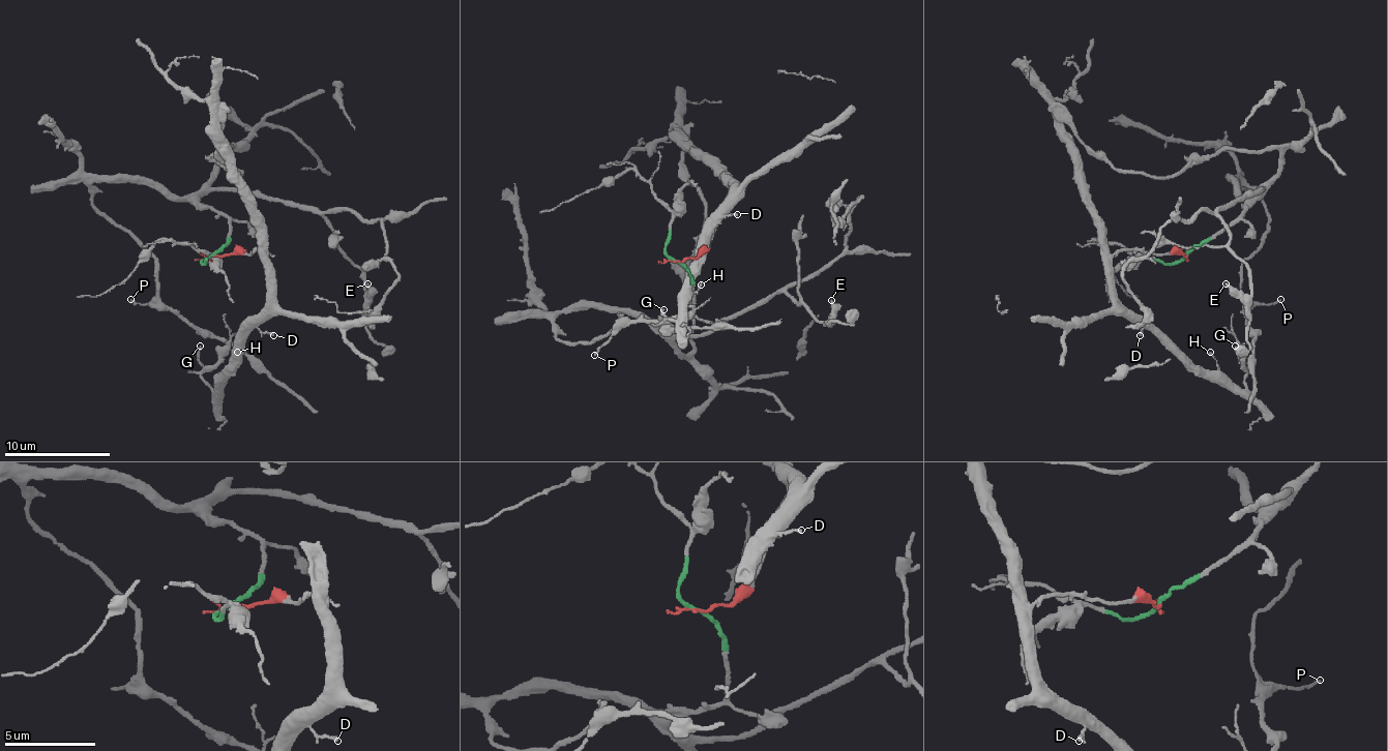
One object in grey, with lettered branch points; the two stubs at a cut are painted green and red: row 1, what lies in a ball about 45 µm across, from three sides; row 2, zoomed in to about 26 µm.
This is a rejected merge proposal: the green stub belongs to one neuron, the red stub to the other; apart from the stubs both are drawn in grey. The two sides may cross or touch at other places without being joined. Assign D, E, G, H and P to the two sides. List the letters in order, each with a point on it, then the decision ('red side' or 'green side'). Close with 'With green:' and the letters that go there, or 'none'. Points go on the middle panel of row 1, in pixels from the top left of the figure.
D: place (737, 214); red side
E: place (831, 300); green side
G: place (663, 309); red side
H: place (701, 284); red side
P: place (594, 355); green side
With green: E, P

